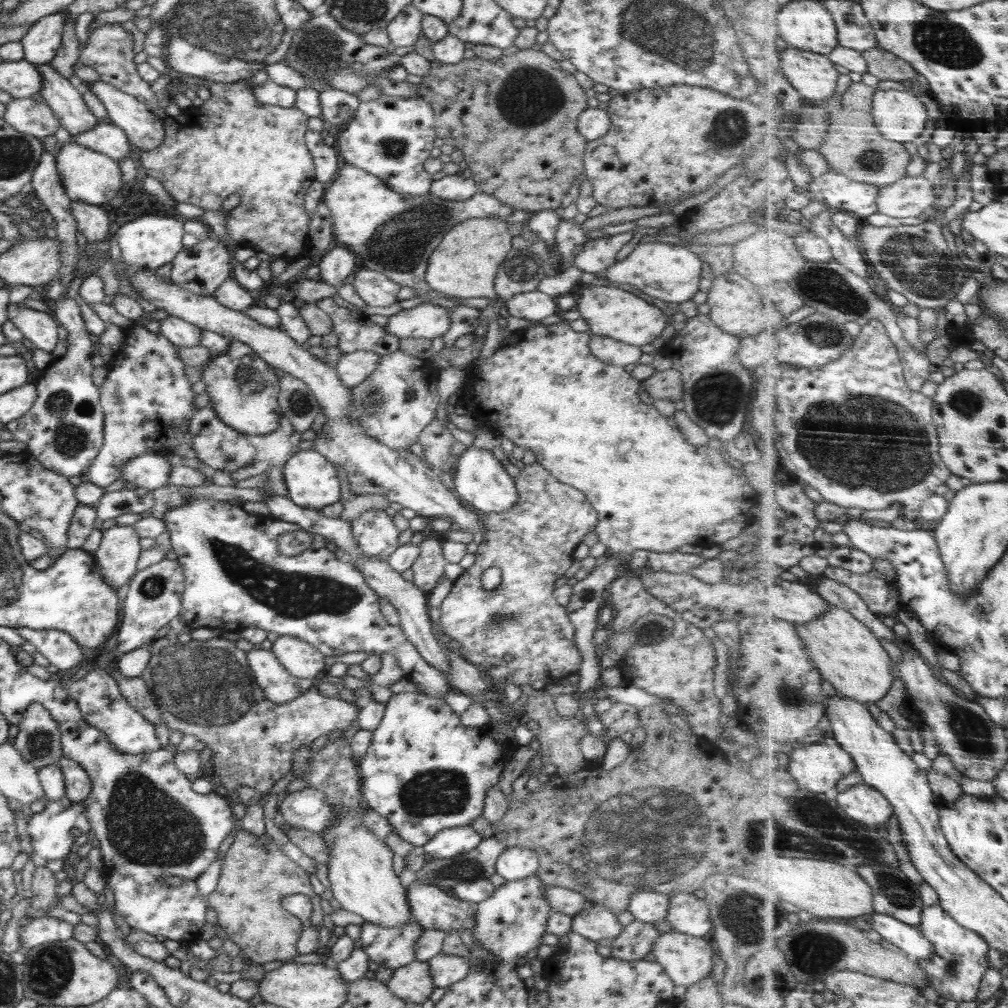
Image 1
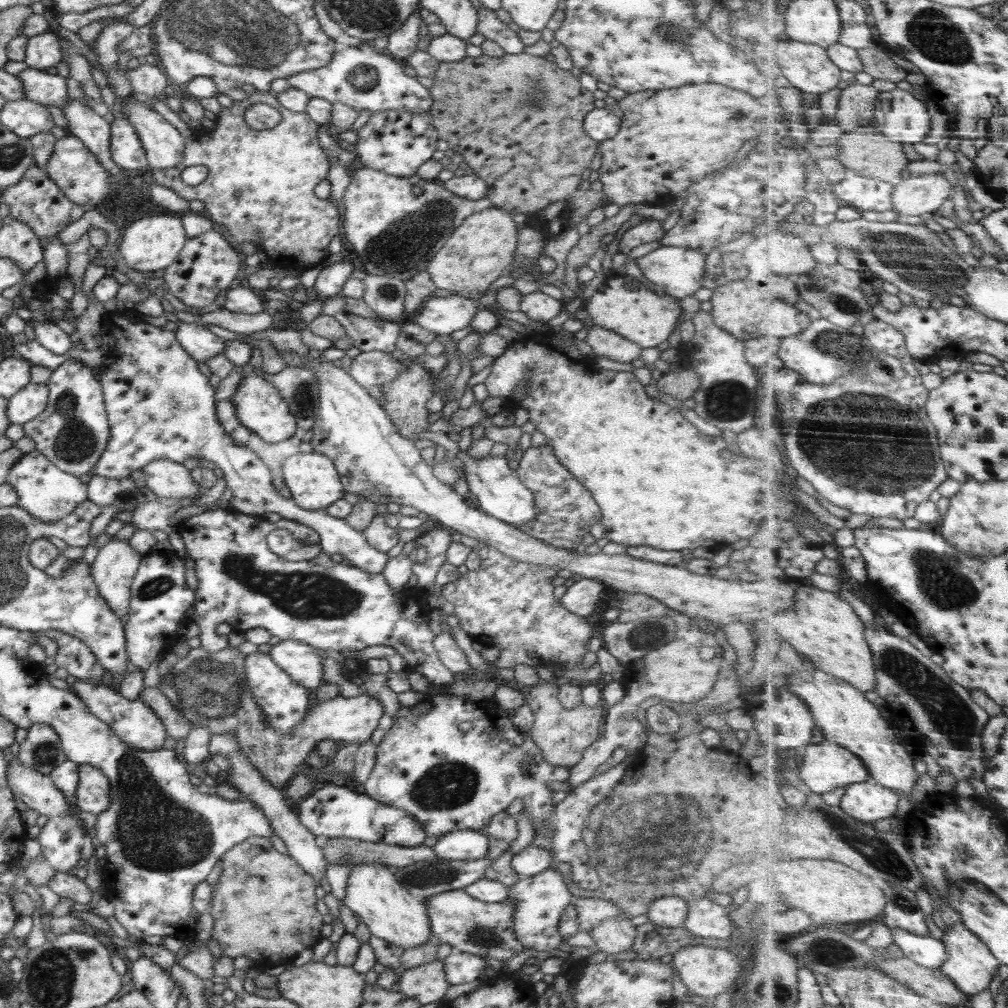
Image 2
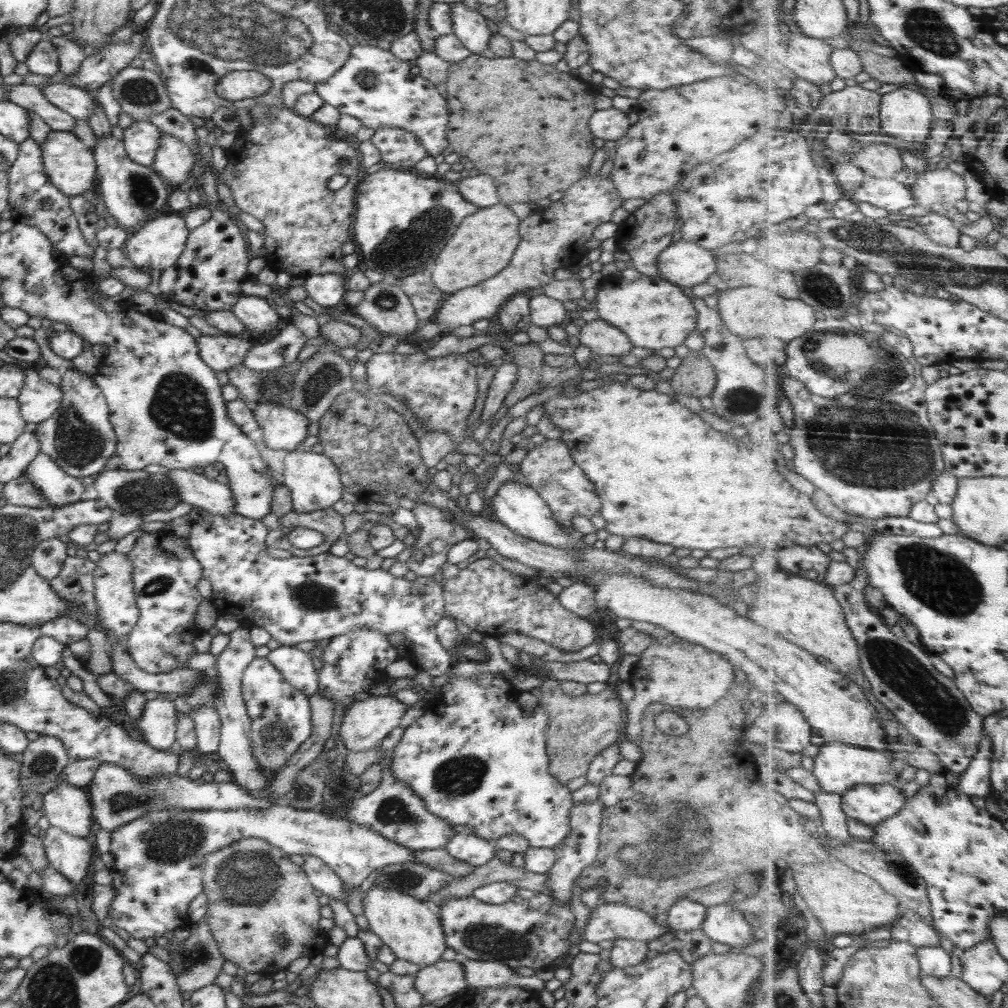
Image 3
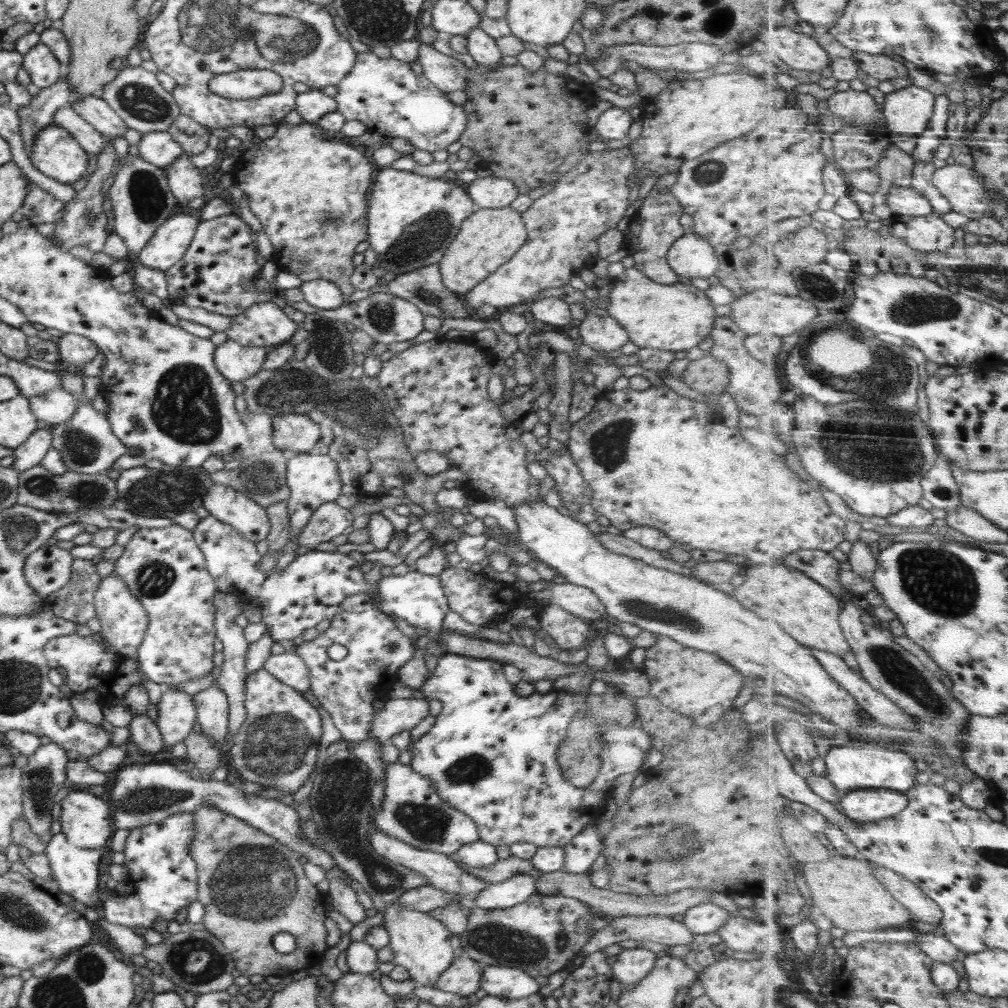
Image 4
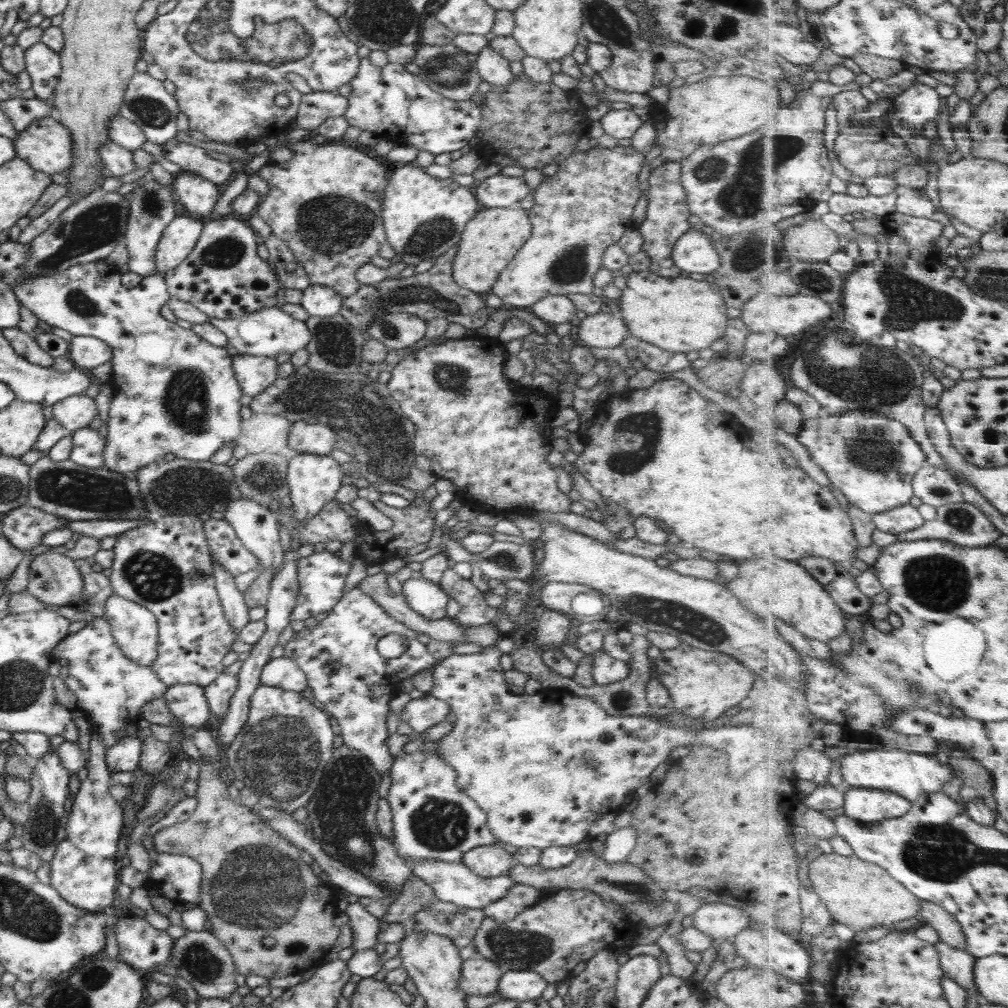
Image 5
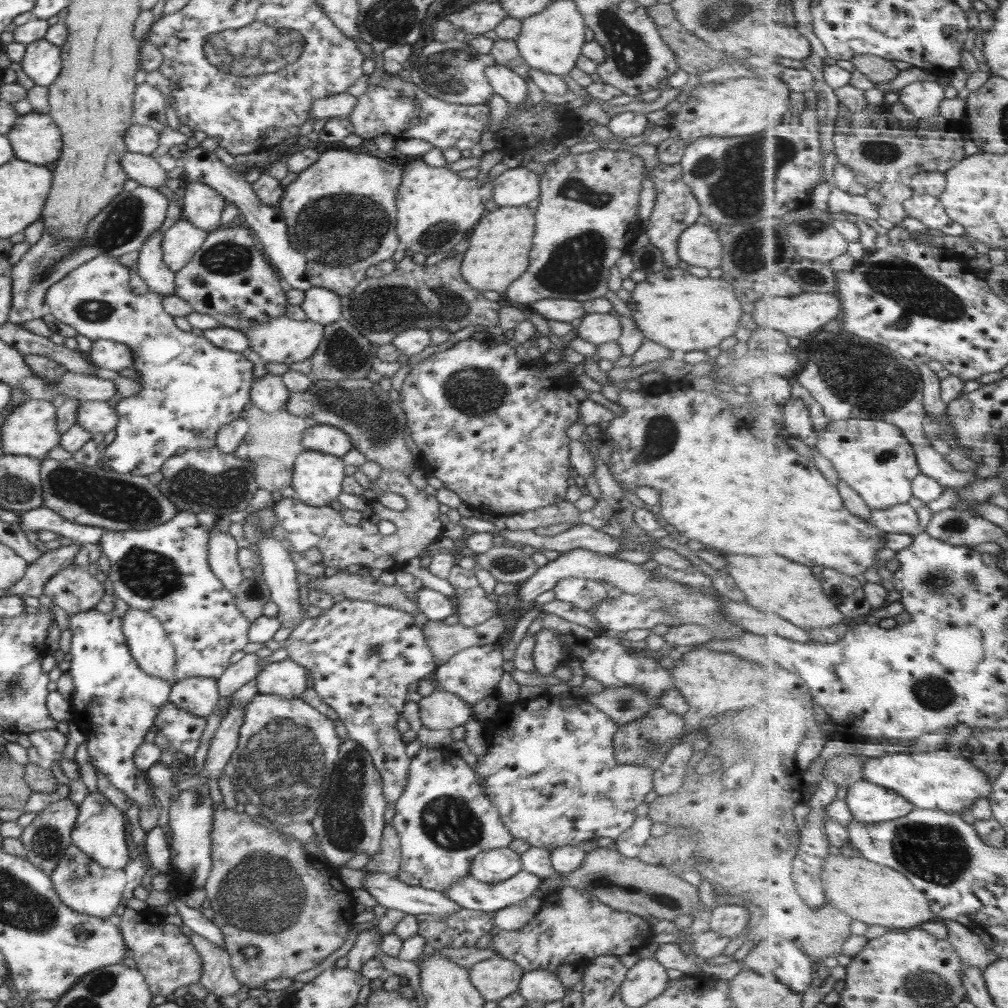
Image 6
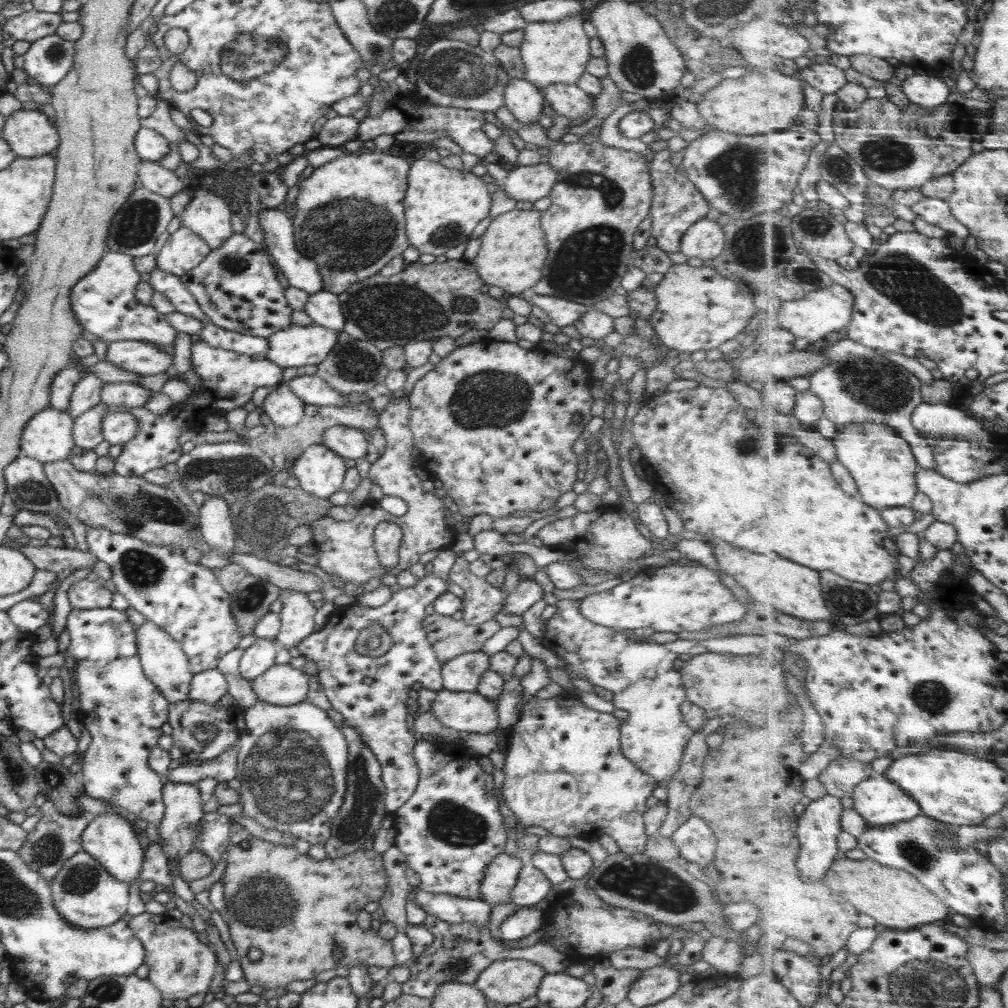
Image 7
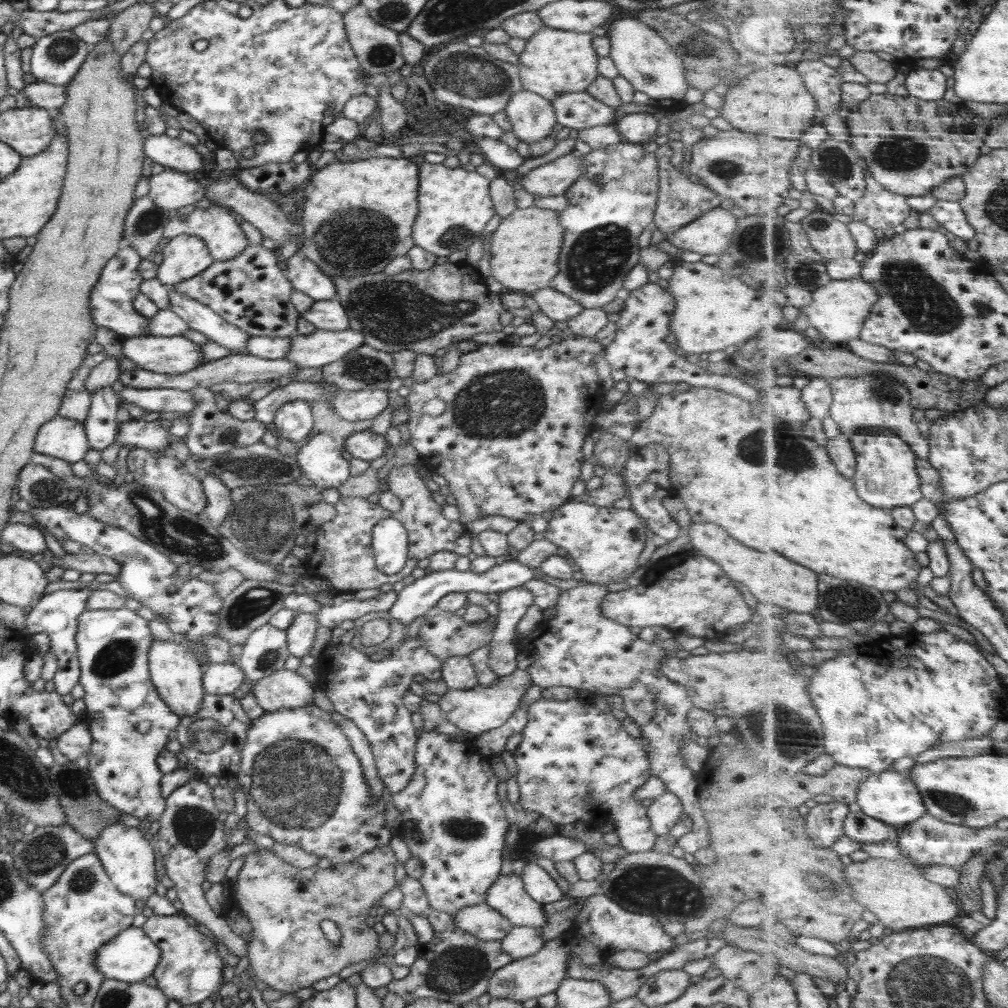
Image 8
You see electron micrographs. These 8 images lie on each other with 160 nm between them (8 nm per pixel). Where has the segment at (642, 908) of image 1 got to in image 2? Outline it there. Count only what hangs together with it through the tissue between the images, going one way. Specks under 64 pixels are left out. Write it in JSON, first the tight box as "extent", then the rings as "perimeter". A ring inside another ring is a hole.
{"extent":[648,896,687,928],"perimeter":[[[677,896],[657,898],[648,909],[649,923],[670,928],[684,927],[686,922],[687,901]]]}

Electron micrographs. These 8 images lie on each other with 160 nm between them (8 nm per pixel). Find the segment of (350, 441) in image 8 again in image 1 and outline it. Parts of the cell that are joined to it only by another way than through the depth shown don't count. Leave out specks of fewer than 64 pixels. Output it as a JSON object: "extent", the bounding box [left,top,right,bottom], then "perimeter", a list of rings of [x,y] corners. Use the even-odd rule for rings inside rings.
{"extent":[201,339,283,436],"perimeter":[[[228,339],[228,348],[223,353],[214,353],[211,361],[201,368],[201,380],[206,384],[206,394],[210,395],[209,406],[217,412],[222,422],[245,436],[274,434],[274,430],[280,428],[279,420],[283,415],[278,402],[279,378],[274,373],[275,368],[264,362],[247,344],[236,339]]]}

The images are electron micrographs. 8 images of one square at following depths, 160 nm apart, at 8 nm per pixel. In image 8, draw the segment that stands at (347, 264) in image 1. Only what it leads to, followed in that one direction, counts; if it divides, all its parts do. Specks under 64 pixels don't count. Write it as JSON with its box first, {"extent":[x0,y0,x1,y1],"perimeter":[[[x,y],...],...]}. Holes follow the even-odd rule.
{"extent":[299,298,350,331],"perimeter":[[[335,298],[334,300],[315,301],[309,310],[299,314],[310,324],[314,324],[316,329],[341,331],[350,326],[350,319],[342,304]]]}

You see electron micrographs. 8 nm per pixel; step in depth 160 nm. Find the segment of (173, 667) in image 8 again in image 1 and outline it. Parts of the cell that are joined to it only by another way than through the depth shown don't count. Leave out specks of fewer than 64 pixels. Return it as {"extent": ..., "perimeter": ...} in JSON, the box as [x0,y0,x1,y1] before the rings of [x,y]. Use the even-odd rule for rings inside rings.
{"extent":[93,525,141,592],"perimeter":[[[114,525],[103,531],[102,542],[93,552],[96,564],[101,568],[101,575],[105,581],[118,592],[130,578],[136,574],[137,562],[141,553],[141,536],[135,533],[132,525]]]}

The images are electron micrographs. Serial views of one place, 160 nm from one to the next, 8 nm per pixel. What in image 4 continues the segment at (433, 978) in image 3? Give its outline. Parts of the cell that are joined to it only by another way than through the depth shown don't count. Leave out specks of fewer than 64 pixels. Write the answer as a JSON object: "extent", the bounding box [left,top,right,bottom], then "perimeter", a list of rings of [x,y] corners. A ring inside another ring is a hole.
{"extent":[435,956,484,999],"perimeter":[[[468,956],[455,958],[452,964],[439,974],[435,988],[474,999],[481,994],[479,984],[483,968],[484,966],[480,966]]]}

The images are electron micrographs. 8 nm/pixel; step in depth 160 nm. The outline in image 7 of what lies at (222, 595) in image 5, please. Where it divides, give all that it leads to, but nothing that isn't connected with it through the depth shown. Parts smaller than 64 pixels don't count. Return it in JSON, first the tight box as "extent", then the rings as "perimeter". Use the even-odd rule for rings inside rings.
{"extent":[198,496,237,570],"perimeter":[[[208,496],[199,508],[199,525],[203,539],[213,549],[204,553],[198,563],[210,570],[230,564],[231,552],[237,549],[230,509],[227,500],[221,496]]]}

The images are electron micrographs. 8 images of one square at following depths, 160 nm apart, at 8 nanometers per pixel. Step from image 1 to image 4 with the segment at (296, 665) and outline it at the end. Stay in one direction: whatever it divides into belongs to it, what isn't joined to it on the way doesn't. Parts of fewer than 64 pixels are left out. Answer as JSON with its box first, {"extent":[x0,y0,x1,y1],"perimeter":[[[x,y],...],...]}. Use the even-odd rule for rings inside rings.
{"extent":[263,652,310,694],"perimeter":[[[291,652],[274,654],[267,658],[263,667],[268,674],[272,674],[279,682],[305,694],[310,691],[309,671],[302,658]]]}

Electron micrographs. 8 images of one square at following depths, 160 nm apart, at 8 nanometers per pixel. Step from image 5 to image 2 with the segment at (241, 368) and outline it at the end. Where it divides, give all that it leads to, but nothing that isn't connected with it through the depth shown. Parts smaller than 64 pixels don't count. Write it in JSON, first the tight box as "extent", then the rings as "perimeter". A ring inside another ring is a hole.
{"extent":[175,322,226,361],"perimeter":[[[181,322],[175,331],[180,346],[195,361],[205,361],[222,353],[226,340],[212,333],[205,324]]]}

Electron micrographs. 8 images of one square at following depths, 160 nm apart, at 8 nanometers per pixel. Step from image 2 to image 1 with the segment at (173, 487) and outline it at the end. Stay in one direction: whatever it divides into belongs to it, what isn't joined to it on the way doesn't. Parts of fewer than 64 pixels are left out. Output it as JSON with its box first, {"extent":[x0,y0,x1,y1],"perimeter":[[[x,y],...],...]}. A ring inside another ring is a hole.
{"extent":[121,453,171,492],"perimeter":[[[161,453],[138,455],[121,466],[121,478],[128,484],[153,492],[156,488],[169,485],[171,466],[171,462]]]}

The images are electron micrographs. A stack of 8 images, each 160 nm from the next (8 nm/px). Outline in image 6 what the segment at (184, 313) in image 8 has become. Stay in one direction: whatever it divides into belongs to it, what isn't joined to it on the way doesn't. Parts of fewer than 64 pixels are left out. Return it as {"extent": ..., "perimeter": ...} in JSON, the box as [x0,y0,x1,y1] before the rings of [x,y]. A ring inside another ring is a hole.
{"extent":[136,231,175,296],"perimeter":[[[160,231],[154,232],[148,238],[148,242],[144,242],[144,246],[140,247],[136,274],[146,282],[150,292],[156,292],[162,296],[174,296],[175,272],[164,264],[162,240]]]}

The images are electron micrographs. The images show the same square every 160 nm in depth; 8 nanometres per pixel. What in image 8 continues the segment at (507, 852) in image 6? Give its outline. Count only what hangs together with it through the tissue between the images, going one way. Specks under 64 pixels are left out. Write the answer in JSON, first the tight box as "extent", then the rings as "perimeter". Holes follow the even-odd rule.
{"extent":[485,873,548,930],"perimeter":[[[516,873],[500,875],[488,889],[485,903],[502,914],[512,926],[540,930],[548,926],[543,905],[525,891],[523,880]]]}

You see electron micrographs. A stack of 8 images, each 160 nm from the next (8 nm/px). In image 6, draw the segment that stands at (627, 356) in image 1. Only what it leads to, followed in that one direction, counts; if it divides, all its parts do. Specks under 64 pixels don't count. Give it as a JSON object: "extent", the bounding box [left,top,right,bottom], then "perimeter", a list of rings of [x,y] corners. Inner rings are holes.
{"extent":[577,313,620,345],"perimeter":[[[586,313],[577,328],[577,336],[595,345],[617,341],[620,335],[620,321],[611,313]]]}

